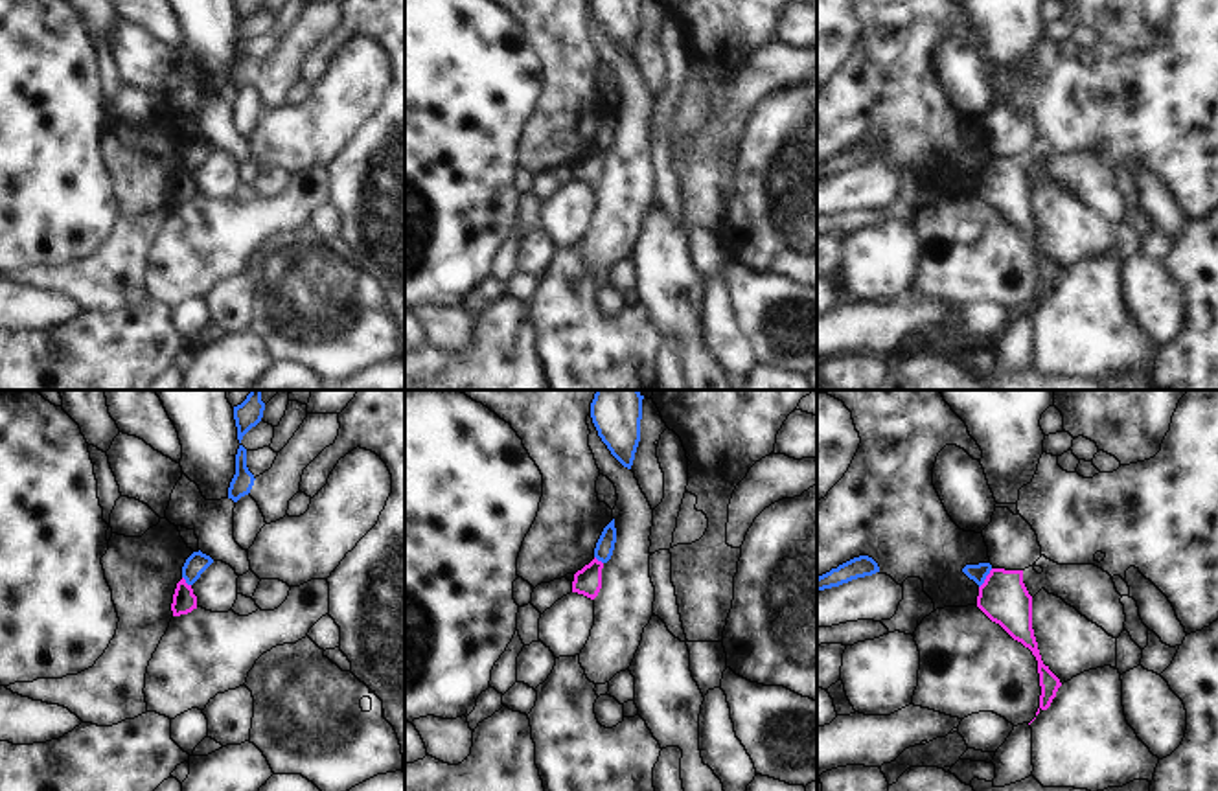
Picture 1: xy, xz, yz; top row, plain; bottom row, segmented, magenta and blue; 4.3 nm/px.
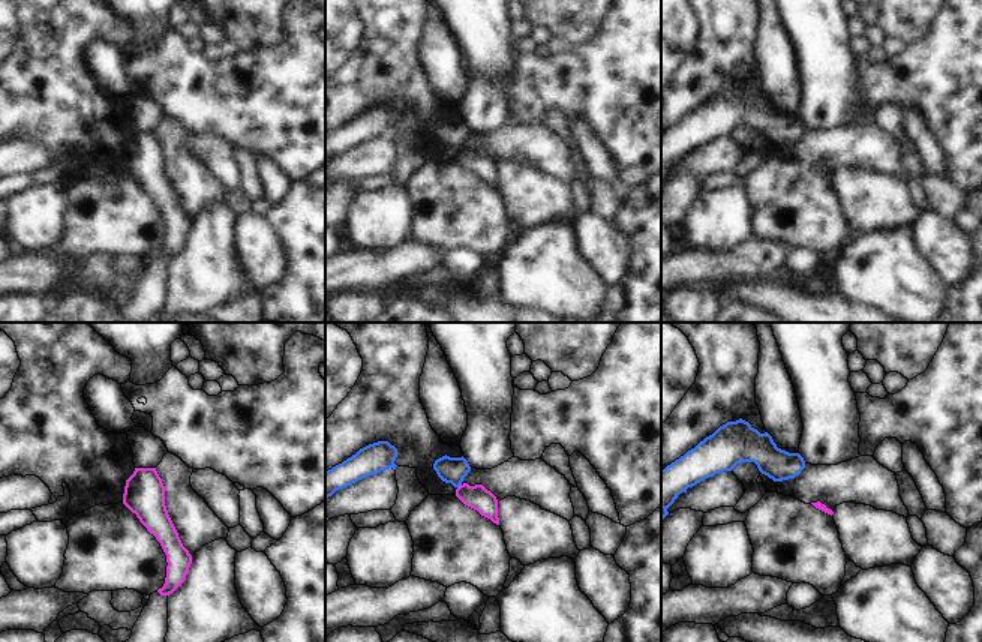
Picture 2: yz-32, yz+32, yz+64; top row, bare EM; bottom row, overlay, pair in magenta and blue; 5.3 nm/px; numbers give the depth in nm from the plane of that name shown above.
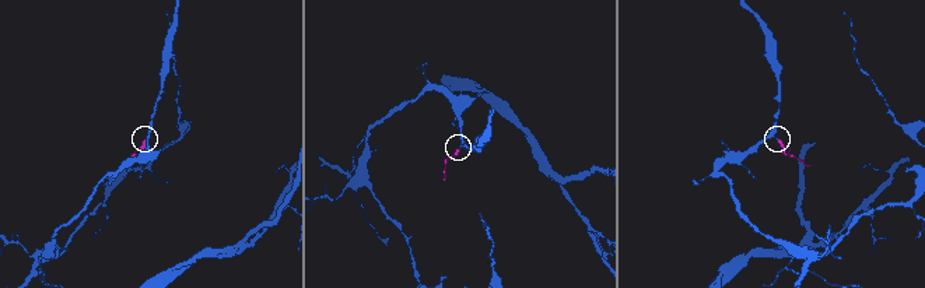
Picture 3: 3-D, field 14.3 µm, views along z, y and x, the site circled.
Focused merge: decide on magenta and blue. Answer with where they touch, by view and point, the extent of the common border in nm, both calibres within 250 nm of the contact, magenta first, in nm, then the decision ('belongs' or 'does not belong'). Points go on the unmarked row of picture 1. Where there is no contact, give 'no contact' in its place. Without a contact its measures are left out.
meets magenta in yz at (987, 166); contact 110 nm long; 220 nm thick on the magenta side, 80 nm on the other; does not belong

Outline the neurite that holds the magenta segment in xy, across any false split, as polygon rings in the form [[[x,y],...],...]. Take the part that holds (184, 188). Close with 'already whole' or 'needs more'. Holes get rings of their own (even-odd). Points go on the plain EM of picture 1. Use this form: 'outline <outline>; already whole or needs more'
outline [[[182,166],[177,171],[173,182],[173,191],[171,191],[173,204],[188,202],[193,197],[197,197],[197,184],[193,182],[191,173],[188,173],[186,167]]]; already whole

